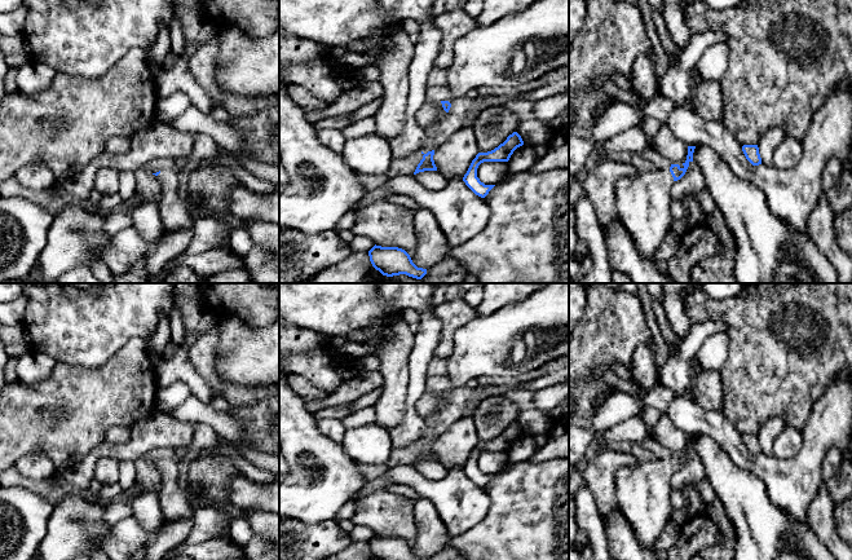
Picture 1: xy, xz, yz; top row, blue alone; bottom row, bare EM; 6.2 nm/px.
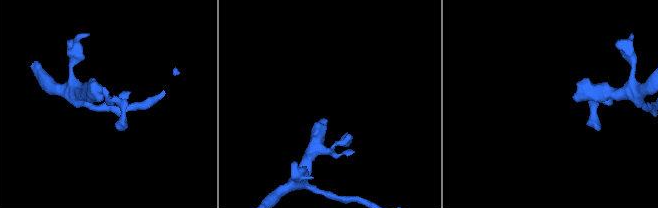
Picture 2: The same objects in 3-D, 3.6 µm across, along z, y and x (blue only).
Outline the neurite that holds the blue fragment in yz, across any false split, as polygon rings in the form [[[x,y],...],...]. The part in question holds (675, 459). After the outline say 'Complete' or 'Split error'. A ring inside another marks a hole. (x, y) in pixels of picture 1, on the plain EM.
[[[688,436],[683,458],[671,454],[667,460],[639,462],[634,467],[622,467],[617,472],[615,491],[618,508],[646,550],[654,544],[671,520],[671,476],[680,469],[693,451],[696,436]]]. Split error

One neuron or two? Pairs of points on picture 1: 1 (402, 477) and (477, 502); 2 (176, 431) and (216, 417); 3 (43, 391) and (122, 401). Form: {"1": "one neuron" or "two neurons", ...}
{"1": "one neuron", "2": "two neurons", "3": "one neuron"}

